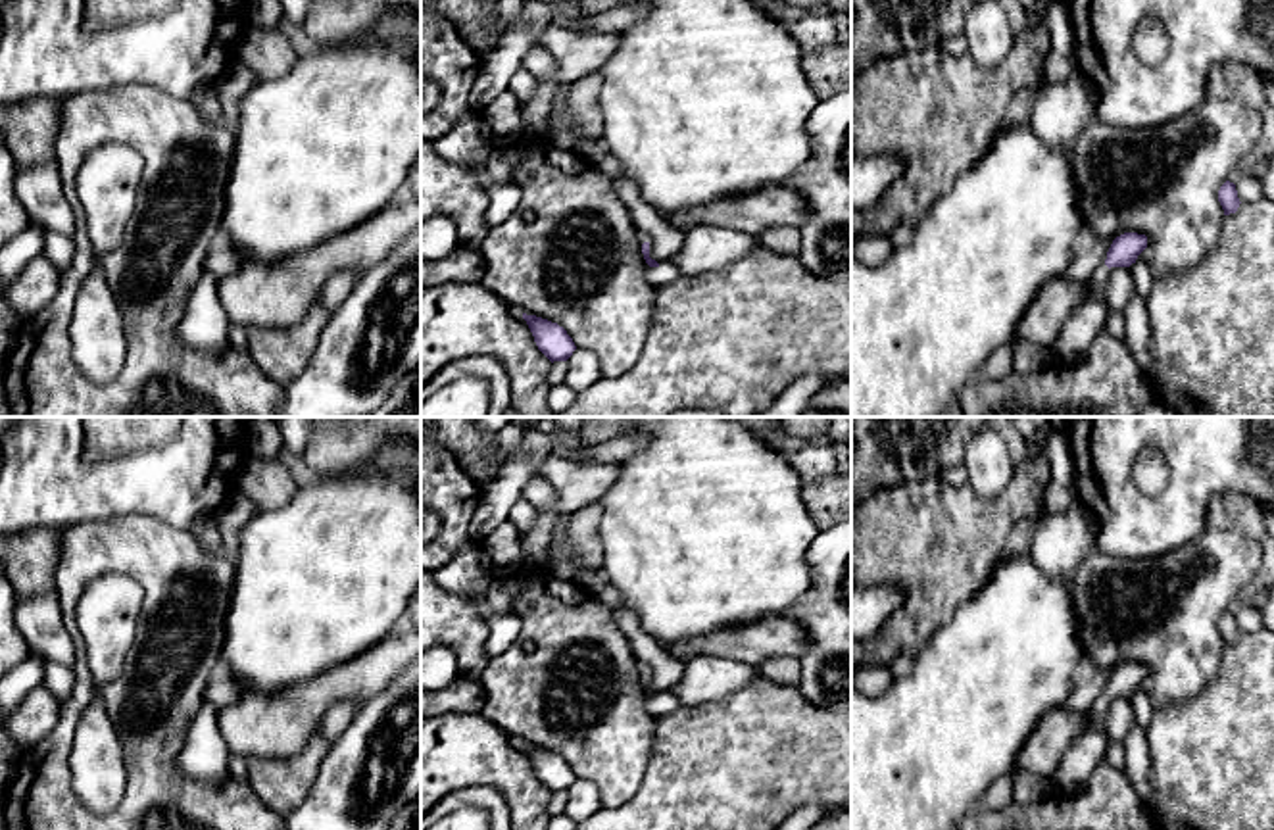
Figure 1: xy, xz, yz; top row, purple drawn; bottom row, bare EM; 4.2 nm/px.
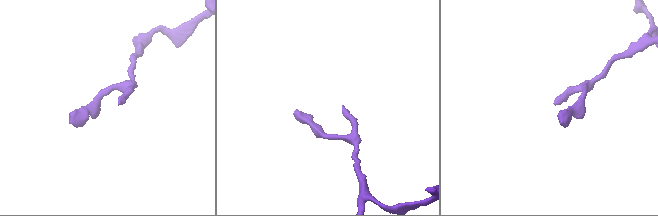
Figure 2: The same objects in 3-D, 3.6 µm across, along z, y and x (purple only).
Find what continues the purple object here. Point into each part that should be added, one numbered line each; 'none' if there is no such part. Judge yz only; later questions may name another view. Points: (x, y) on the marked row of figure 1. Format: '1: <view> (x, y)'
1: yz (1088, 319)

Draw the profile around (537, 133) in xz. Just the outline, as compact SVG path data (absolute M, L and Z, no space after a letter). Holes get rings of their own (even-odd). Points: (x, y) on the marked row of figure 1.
M540 121L540 123L532 123L532 125L523 125L523 129L519 131L517 138L527 140L527 142L550 142L550 129L548 129L548 121Z

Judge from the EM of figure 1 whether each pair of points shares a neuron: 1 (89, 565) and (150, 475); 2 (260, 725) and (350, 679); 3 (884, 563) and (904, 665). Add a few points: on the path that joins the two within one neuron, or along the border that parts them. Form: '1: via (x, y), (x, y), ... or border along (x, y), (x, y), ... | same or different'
1: border along (166, 523), (148, 515), (118, 515), (77, 525) | different
2: via (283, 723), (327, 690) | same
3: border along (913, 656), (900, 654), (888, 665) | different

